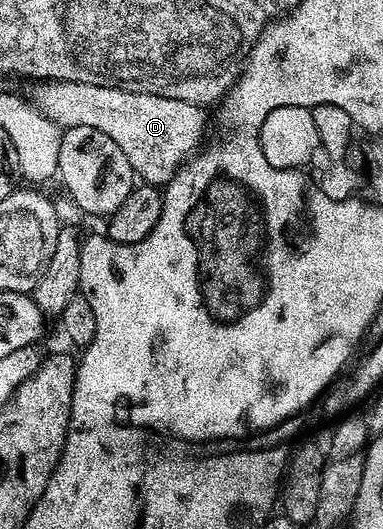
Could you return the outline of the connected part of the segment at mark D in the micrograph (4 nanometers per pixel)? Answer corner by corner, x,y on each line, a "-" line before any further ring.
40,81
33,87
36,88
32,91
32,99
30,98
31,106
62,129
89,127
98,129
98,133
106,133
106,137
110,137
114,141
114,145
118,145
118,149
122,149
122,153
130,161
133,172
139,178
141,175
140,179
145,184
167,185
176,175
176,170
185,166
189,156
201,146
200,138
204,135
205,108
195,103
178,101
170,97
158,97
150,93
123,91
106,85

